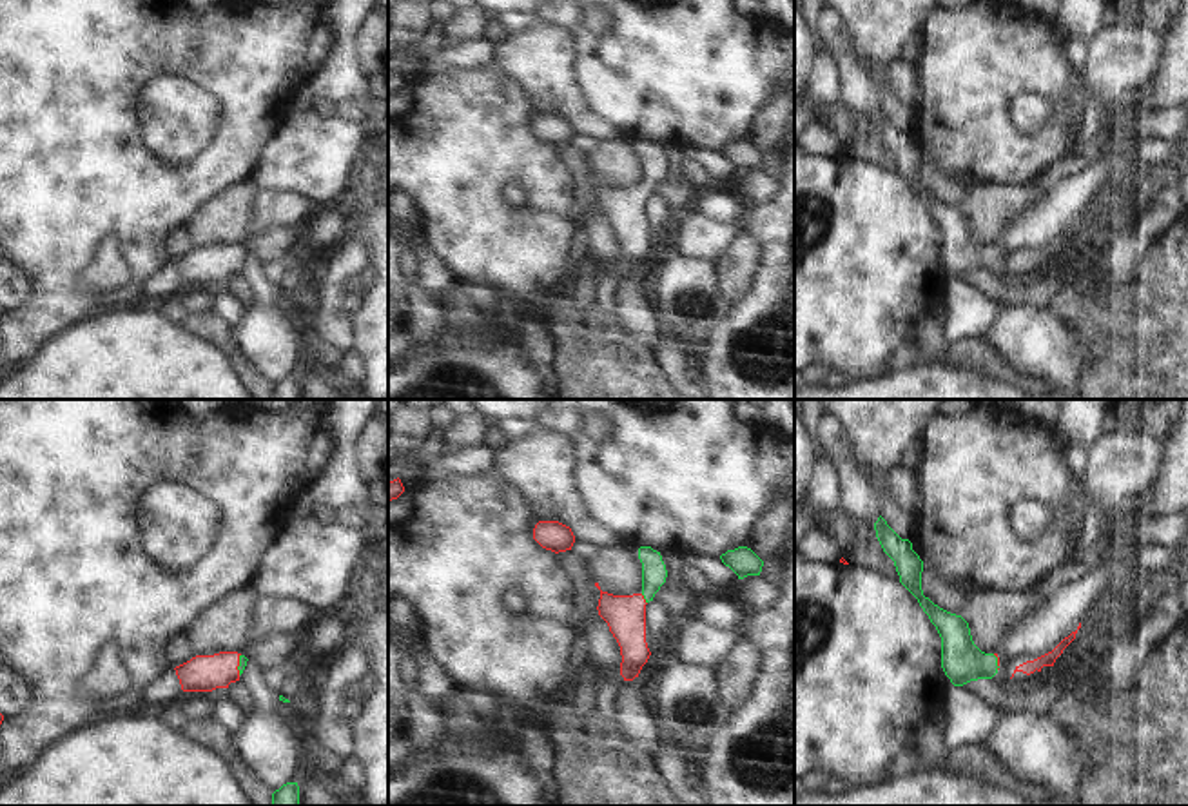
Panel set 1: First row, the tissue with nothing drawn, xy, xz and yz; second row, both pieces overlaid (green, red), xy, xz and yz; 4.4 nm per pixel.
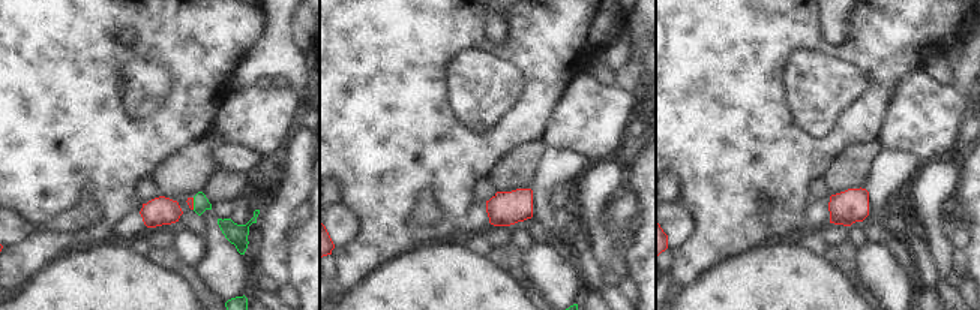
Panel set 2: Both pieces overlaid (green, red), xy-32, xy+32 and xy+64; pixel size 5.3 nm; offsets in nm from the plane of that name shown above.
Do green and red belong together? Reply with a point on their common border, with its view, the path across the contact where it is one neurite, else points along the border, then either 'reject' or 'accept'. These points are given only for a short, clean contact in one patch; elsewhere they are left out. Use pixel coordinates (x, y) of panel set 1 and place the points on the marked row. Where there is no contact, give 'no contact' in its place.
meets green in xz at (644, 598); runs through xz (653, 570), (652, 585), (644, 598), (624, 614); accept

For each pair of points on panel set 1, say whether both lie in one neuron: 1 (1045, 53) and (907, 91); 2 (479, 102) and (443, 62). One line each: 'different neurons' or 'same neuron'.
1: different neurons
2: different neurons

